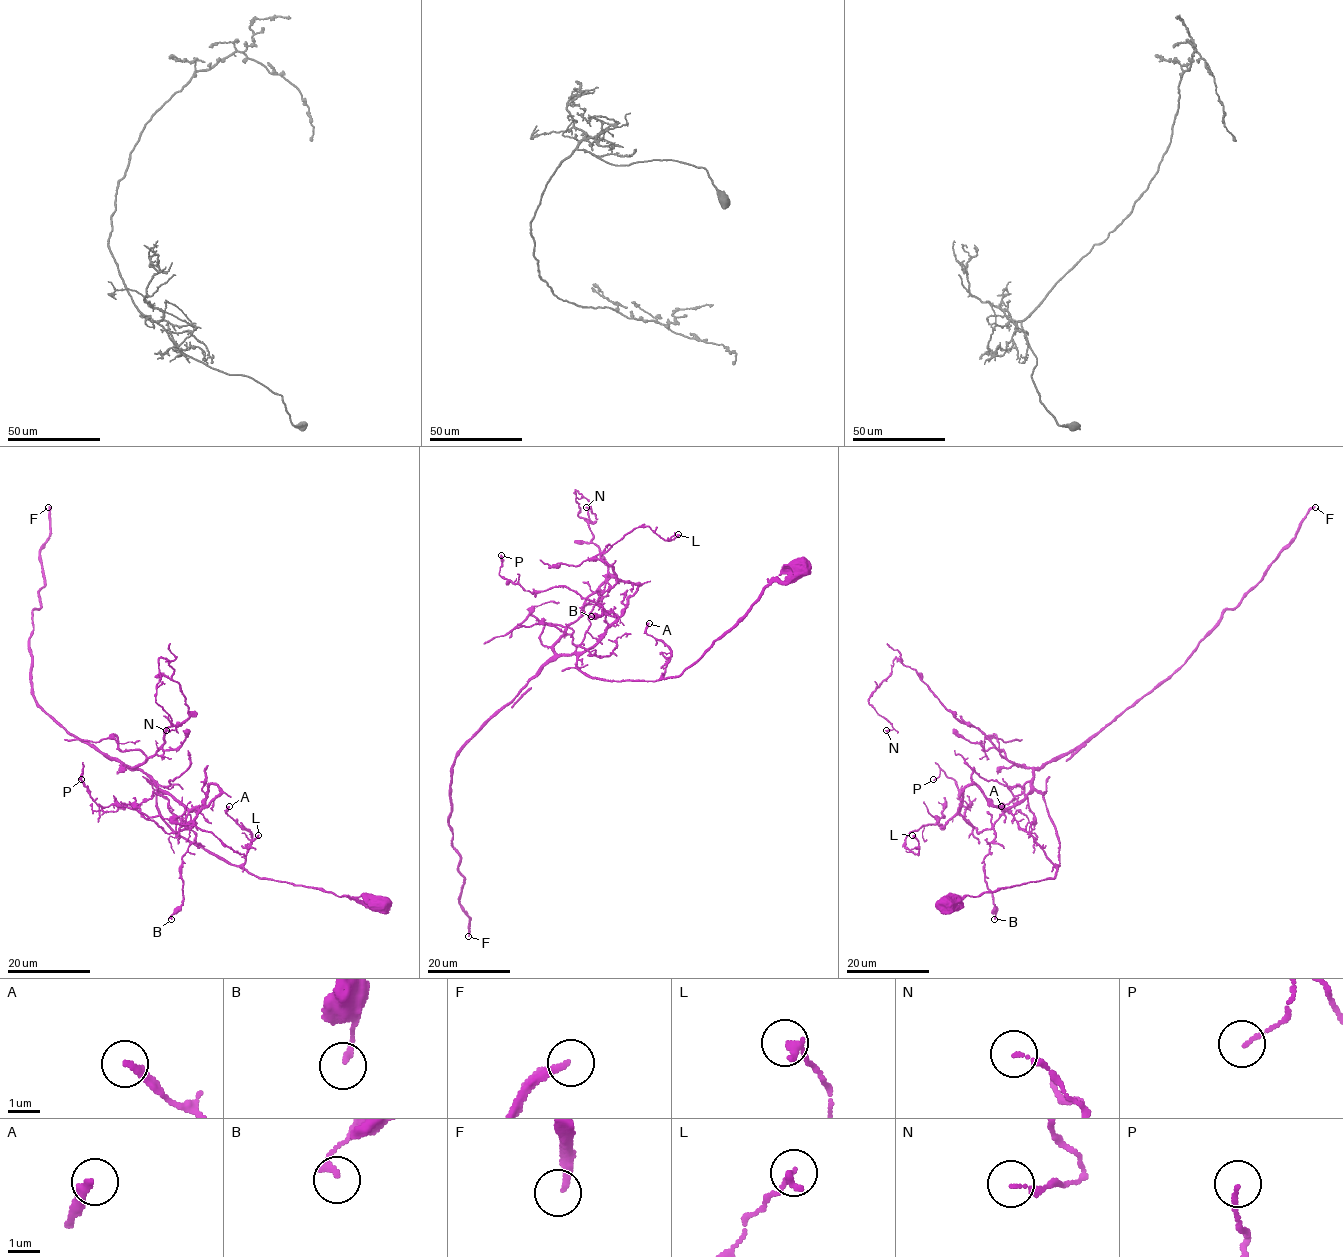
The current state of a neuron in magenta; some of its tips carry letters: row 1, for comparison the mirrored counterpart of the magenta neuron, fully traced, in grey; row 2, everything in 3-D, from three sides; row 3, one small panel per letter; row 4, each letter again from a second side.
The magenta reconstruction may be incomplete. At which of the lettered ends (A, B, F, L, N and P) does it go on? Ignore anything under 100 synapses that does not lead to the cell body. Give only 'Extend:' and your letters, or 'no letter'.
Extend: F

